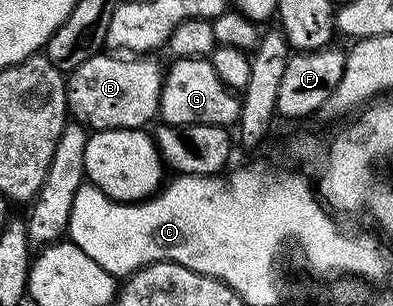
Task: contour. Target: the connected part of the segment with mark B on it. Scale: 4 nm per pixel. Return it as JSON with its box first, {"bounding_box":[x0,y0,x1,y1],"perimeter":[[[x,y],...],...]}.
{"bounding_box":[66,51,164,131],"perimeter":[[[103,51],[80,63],[80,67],[76,67],[66,77],[69,116],[90,131],[146,127],[153,117],[159,116],[158,99],[162,94],[164,76],[163,66],[160,67],[150,60],[154,59],[144,55],[127,59],[125,56]]]}

